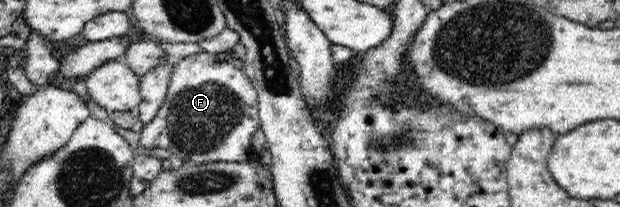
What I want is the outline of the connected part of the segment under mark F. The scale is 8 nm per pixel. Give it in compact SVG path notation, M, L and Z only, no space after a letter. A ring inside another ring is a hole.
M202 51L186 56L174 62L164 105L154 120L143 126L139 133L139 144L142 147L169 150L175 161L182 160L198 166L246 161L252 150L252 135L261 128L258 103L256 89L245 73L244 61L232 57L232 52L212 54Z

